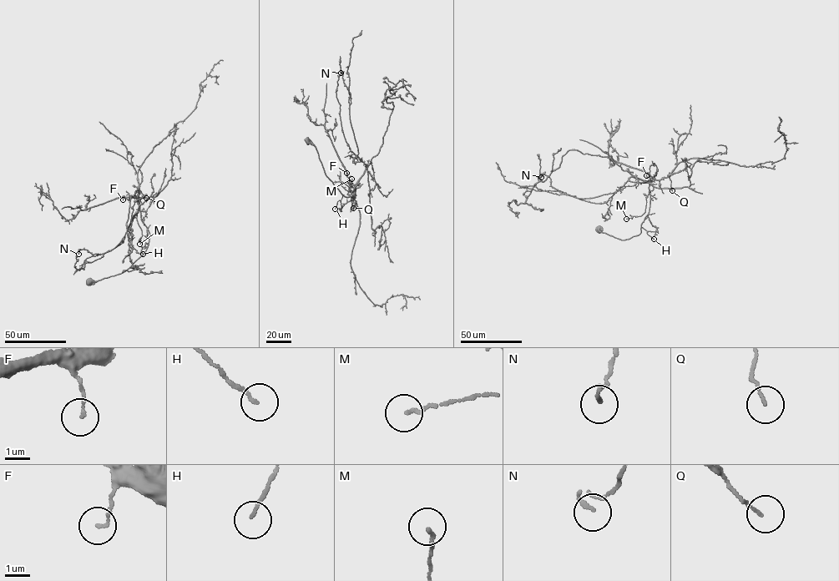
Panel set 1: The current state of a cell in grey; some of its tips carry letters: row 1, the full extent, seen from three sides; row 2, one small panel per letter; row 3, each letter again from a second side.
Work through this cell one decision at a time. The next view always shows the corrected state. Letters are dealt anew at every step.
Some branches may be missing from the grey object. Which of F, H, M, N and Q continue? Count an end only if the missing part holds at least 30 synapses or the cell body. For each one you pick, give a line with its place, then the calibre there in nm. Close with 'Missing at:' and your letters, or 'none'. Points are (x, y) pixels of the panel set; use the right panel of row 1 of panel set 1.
Missing at: none

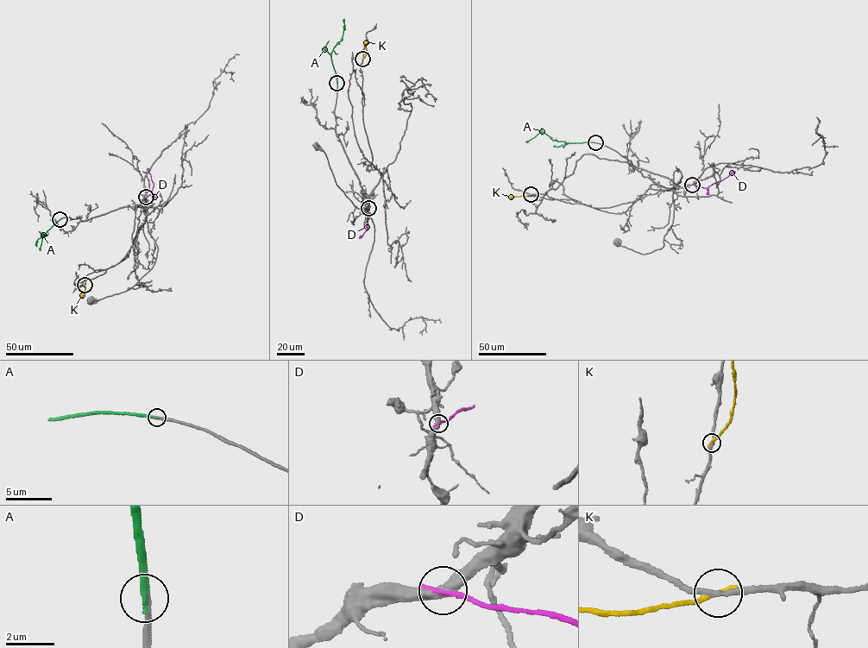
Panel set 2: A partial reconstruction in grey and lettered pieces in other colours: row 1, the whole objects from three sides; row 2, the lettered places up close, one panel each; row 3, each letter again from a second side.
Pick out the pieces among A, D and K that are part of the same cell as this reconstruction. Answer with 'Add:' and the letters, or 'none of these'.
Add: A

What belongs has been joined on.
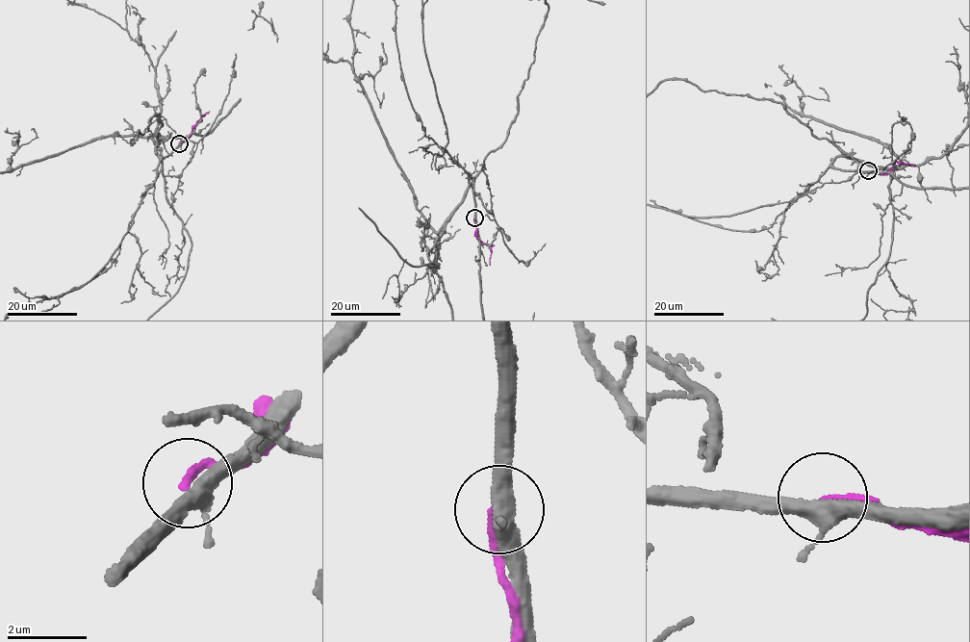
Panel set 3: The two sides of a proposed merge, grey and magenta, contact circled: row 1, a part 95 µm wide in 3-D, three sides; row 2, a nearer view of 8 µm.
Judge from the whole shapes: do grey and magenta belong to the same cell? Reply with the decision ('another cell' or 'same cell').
another cell

